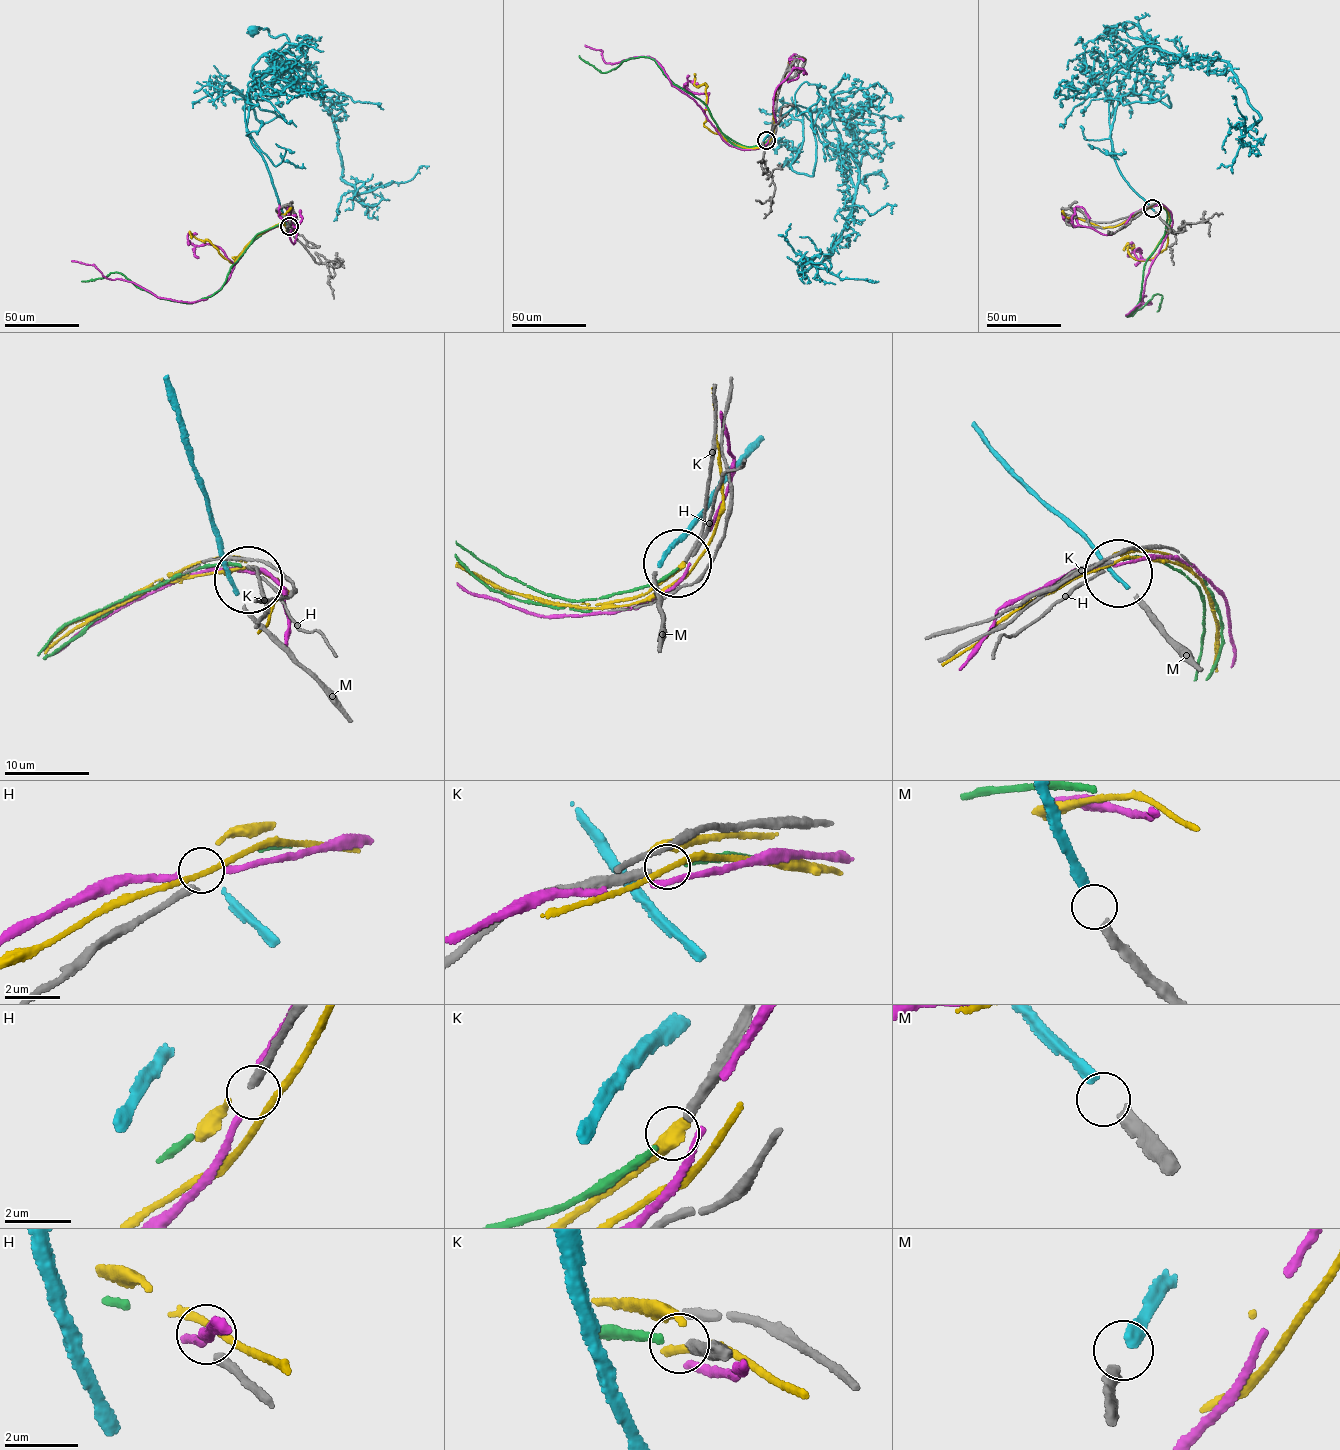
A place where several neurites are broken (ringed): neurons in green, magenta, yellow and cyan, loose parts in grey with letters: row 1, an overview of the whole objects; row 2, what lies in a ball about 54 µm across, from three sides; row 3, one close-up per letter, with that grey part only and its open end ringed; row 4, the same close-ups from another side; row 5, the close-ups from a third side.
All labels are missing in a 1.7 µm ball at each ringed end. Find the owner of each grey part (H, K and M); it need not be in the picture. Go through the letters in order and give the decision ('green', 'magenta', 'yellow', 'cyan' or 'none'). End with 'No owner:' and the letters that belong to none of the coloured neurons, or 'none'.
H: none
K: green
M: cyan
No owner: H

